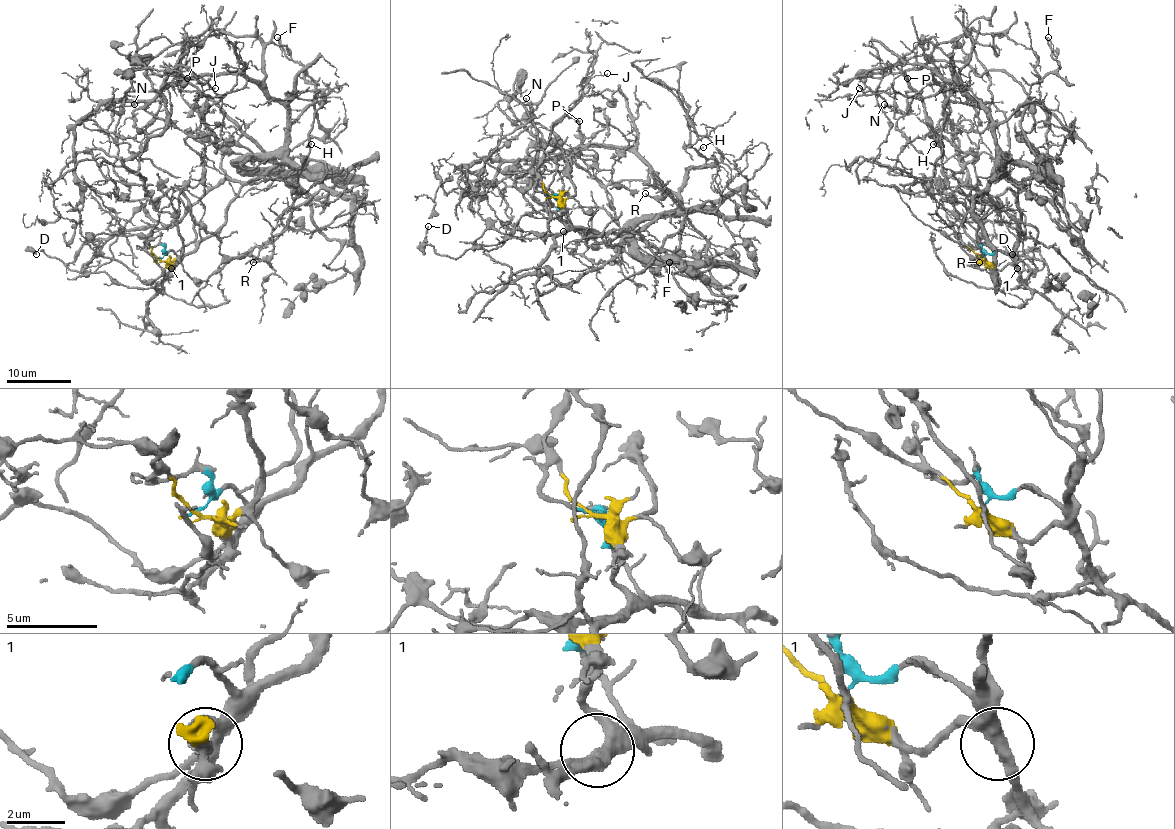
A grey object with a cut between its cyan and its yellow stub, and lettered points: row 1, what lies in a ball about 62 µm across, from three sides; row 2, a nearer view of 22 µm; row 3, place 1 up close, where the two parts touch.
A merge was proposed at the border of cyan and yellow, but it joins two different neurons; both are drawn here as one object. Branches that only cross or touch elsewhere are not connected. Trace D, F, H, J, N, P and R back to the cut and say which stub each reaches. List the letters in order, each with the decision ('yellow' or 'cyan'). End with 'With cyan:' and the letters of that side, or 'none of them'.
D: yellow
F: cyan
H: cyan
J: yellow
N: yellow
P: yellow
R: cyan
With cyan: F, H, R

